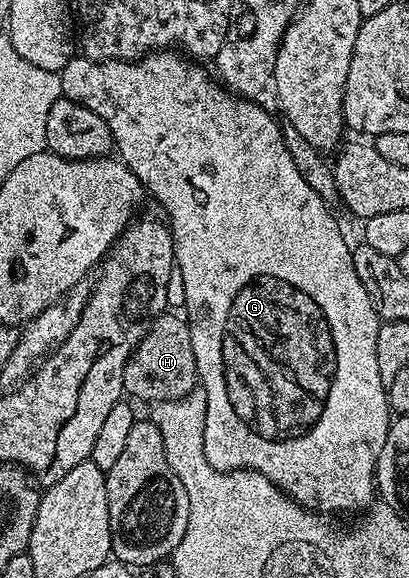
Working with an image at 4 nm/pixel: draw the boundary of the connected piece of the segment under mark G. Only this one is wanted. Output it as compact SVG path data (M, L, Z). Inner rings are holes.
M172 49L149 51L138 61L113 61L111 59L92 61L83 55L73 55L66 63L66 67L59 72L60 92L63 96L69 97L74 103L82 103L82 107L90 107L90 111L94 111L94 115L99 115L104 120L106 127L110 127L112 132L112 143L119 160L123 161L124 166L143 183L147 196L149 198L153 197L164 208L165 215L163 214L163 216L166 218L168 228L172 230L172 241L174 242L174 255L176 256L174 269L178 274L178 285L180 281L180 289L184 292L185 310L183 309L183 312L186 314L186 320L190 327L190 347L194 347L196 376L208 400L206 419L204 420L204 454L208 460L208 465L214 467L219 473L230 473L234 469L253 469L258 471L262 475L266 475L266 479L273 481L287 497L297 501L303 509L310 509L321 515L332 515L335 509L367 510L370 502L373 500L371 497L374 497L376 457L382 451L382 443L386 443L386 435L388 434L388 426L390 424L388 395L386 387L382 383L382 375L378 375L378 355L376 354L378 331L382 322L377 317L374 307L370 303L370 295L366 295L366 287L362 287L362 279L358 279L358 271L354 271L352 249L350 244L348 245L347 239L344 238L344 233L340 230L340 225L336 222L335 215L332 214L335 212L307 185L306 179L302 179L302 175L298 172L298 167L294 167L294 159L290 159L290 151L286 151L281 122L279 120L276 122L262 106L256 105L260 103L257 103L255 100L245 99L229 93L209 70L208 74L200 65L203 64L197 63L195 60L189 59L187 56L181 55Z

